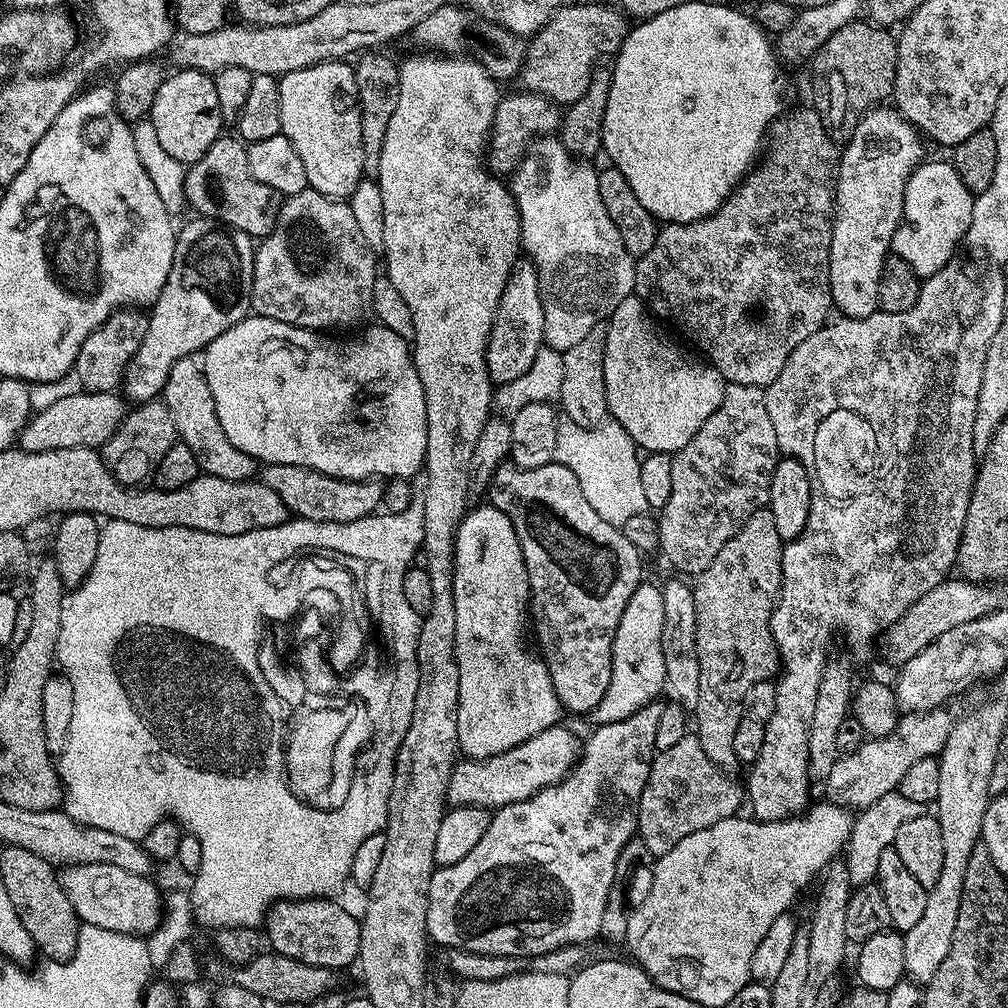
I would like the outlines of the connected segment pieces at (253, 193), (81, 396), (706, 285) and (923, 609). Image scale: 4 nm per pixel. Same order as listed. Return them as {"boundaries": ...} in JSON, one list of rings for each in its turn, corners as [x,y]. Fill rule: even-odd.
{"boundaries":[[[[221,135],[210,150],[202,154],[200,161],[187,169],[184,194],[194,211],[205,212],[216,219],[213,221],[250,237],[263,238],[274,230],[282,200],[277,192],[270,190],[270,186],[262,186],[262,182],[250,174],[248,149],[243,140],[232,136]]],[[[81,391],[61,398],[54,406],[37,411],[20,431],[18,444],[25,452],[66,450],[67,448],[94,448],[102,445],[120,429],[126,415],[125,401],[116,392]]],[[[815,107],[790,112],[771,125],[766,151],[718,210],[689,224],[665,223],[656,233],[654,246],[636,260],[635,295],[661,321],[669,320],[690,343],[697,344],[704,351],[703,359],[713,364],[728,384],[767,389],[782,374],[790,354],[810,334],[824,327],[828,311],[831,313],[834,308],[830,294],[830,242],[840,152],[830,134],[826,134]],[[736,220],[740,220],[740,256],[748,260],[748,268],[736,268]]],[[[945,578],[934,590],[922,594],[914,606],[898,618],[888,627],[887,632],[883,633],[884,656],[895,666],[902,666],[914,654],[918,654],[926,646],[930,646],[939,636],[946,634],[946,630],[954,630],[954,626],[962,626],[971,620],[977,620],[980,616],[988,612],[994,612],[1005,603],[1003,587],[985,586],[983,584],[973,584],[963,578]]]]}

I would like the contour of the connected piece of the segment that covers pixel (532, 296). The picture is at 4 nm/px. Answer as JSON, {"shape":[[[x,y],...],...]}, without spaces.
{"shape":[[[527,258],[517,259],[512,268],[502,298],[496,307],[496,317],[488,334],[487,352],[488,376],[497,385],[512,382],[519,375],[530,370],[538,350],[543,347],[544,315],[542,298],[538,294],[538,274],[536,267]]]}

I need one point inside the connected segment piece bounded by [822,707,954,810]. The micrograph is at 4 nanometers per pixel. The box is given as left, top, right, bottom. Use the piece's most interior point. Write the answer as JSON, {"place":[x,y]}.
{"place":[856,781]}

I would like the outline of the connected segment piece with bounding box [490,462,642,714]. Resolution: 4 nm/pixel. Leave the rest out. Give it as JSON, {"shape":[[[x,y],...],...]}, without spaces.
{"shape":[[[558,463],[517,470],[502,466],[492,478],[490,492],[496,496],[516,496],[506,511],[518,534],[522,558],[526,562],[528,591],[530,593],[530,628],[536,631],[544,664],[548,667],[548,680],[561,709],[568,712],[591,714],[602,702],[606,686],[610,686],[612,673],[612,643],[622,618],[622,610],[630,594],[642,583],[640,560],[642,554],[626,539],[617,525],[606,522],[586,502],[578,478],[566,466]]]}

